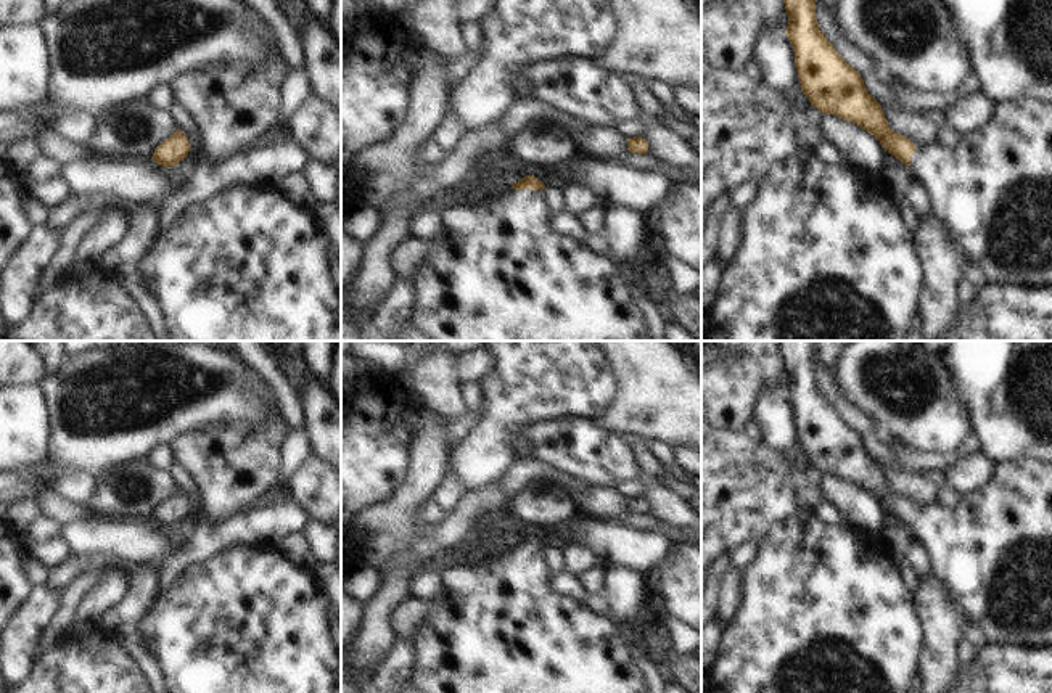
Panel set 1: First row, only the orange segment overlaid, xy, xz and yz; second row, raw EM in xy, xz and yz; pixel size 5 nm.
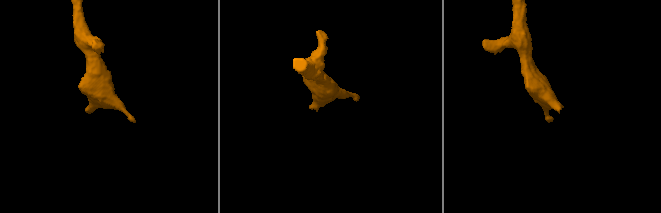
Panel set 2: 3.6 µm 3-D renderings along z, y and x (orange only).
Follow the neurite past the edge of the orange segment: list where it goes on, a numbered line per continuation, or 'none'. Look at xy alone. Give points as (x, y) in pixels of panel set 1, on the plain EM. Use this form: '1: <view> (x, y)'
none

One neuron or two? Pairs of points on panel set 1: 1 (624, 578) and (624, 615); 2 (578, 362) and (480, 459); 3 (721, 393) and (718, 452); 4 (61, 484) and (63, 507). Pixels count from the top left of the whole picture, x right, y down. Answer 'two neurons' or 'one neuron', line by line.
1: one neuron
2: one neuron
3: two neurons
4: two neurons

